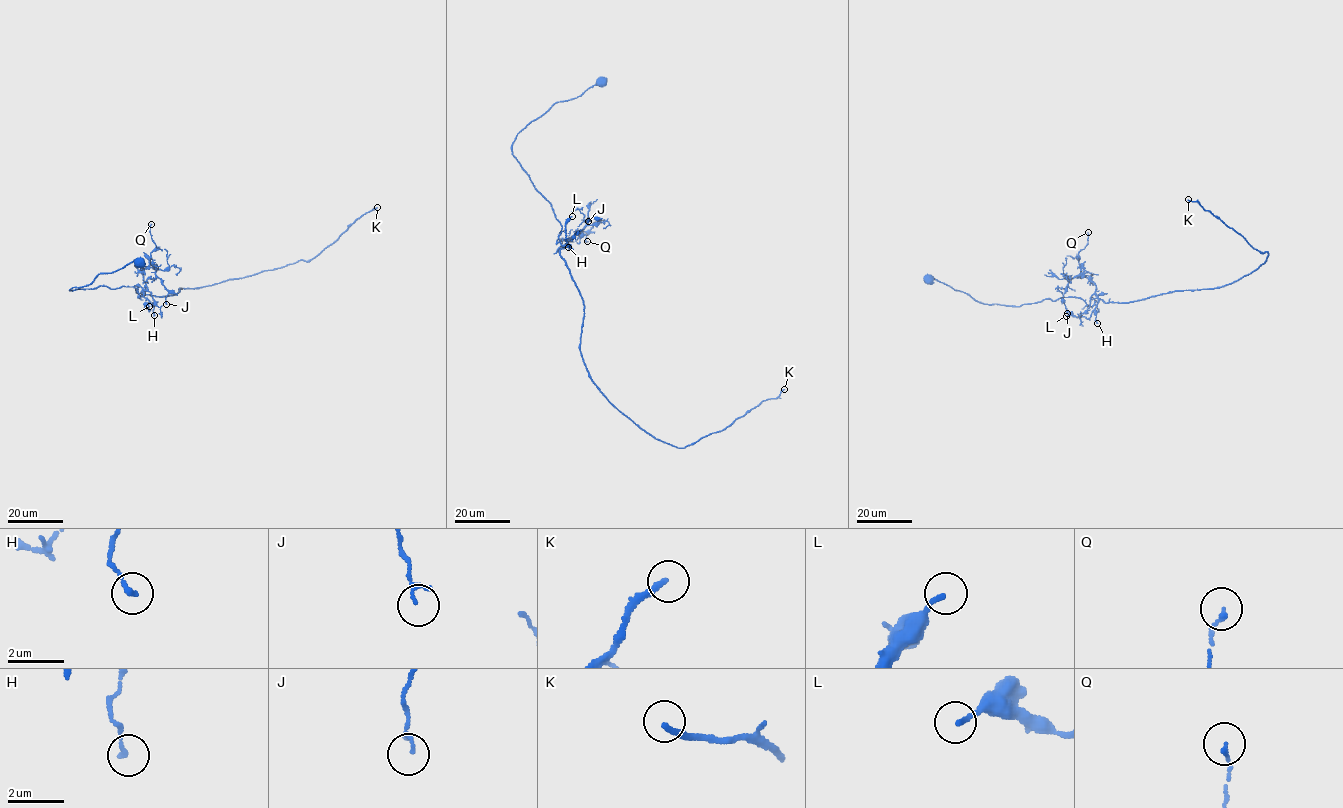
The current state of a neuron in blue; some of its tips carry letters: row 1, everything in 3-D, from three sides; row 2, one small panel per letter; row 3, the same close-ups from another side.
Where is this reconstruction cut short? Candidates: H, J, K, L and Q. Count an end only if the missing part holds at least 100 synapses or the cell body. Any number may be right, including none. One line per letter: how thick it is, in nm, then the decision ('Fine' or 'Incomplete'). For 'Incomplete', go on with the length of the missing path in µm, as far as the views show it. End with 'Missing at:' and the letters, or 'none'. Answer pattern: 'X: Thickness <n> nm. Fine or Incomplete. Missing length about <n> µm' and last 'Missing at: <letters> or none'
H: Thickness 160 nm. Fine
J: Thickness 100 nm. Fine
K: Thickness 220 nm. Incomplete. Missing length about 30 µm
L: Thickness 150 nm. Fine
Q: Thickness 130 nm. Fine
Missing at: K

